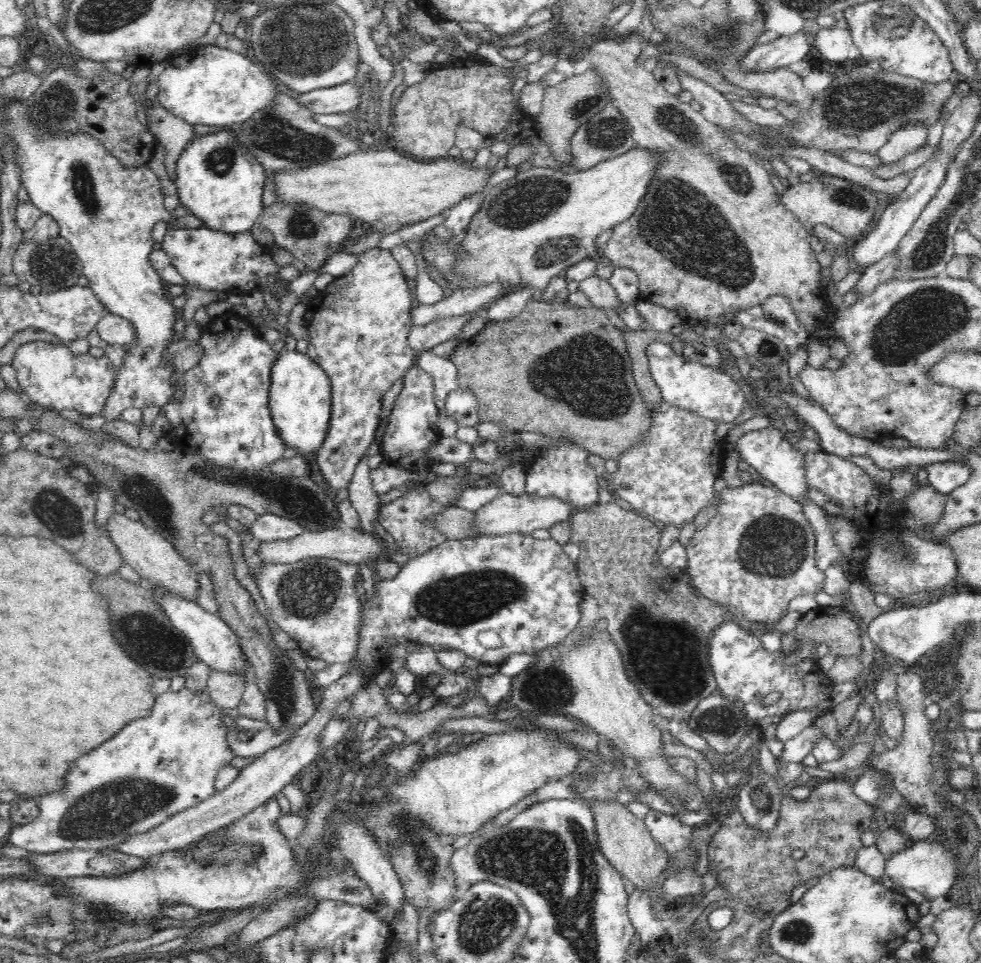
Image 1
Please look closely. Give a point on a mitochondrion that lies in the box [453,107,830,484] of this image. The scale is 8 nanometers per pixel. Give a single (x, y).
(680, 224)

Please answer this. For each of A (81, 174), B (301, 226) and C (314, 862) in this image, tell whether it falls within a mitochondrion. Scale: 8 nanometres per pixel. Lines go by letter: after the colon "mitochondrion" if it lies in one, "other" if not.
A: mitochondrion
B: mitochondrion
C: other

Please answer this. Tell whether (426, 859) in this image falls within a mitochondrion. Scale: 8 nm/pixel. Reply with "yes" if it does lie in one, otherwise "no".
yes

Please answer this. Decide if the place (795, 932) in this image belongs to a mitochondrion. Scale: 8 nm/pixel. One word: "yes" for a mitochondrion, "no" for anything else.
yes

